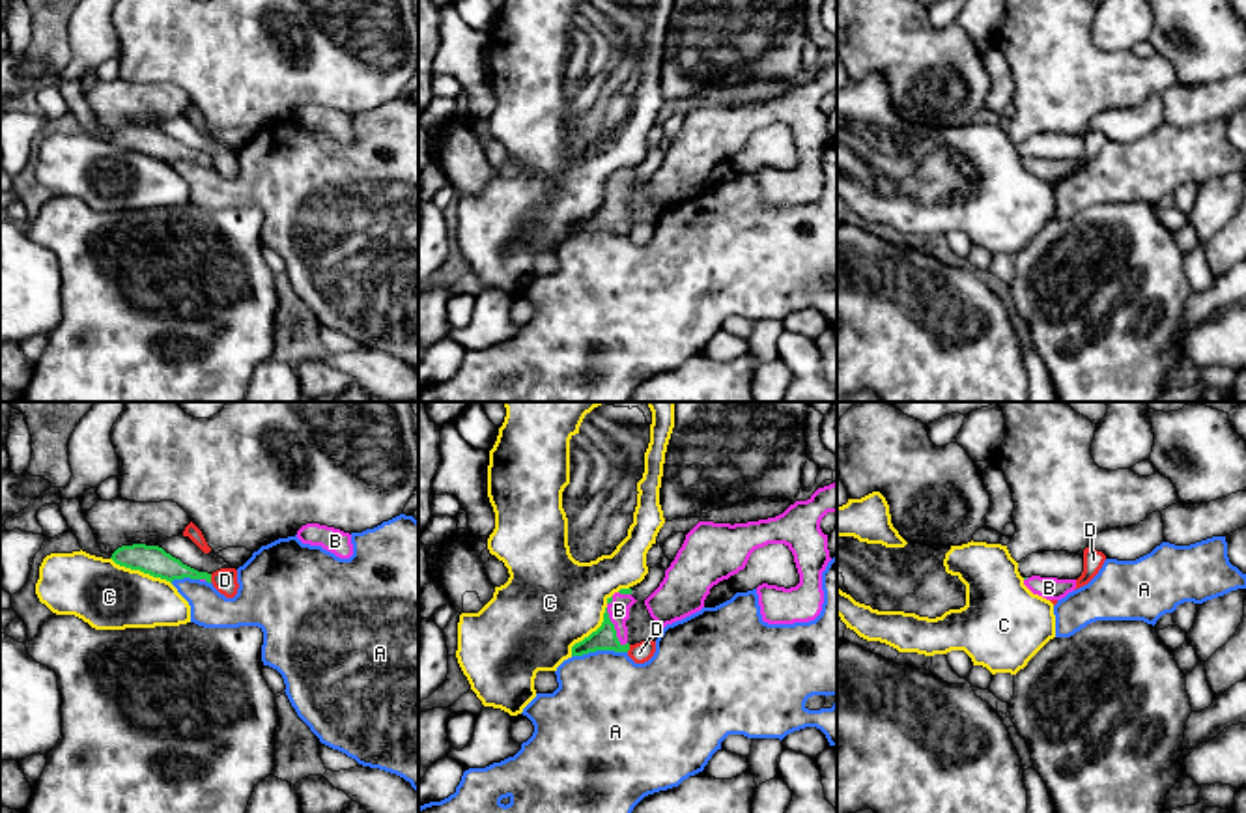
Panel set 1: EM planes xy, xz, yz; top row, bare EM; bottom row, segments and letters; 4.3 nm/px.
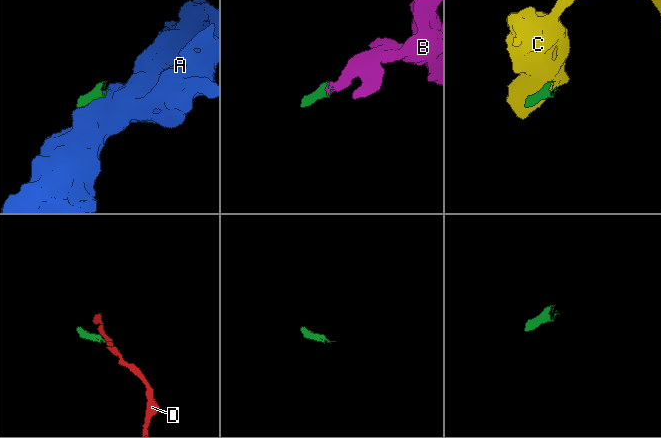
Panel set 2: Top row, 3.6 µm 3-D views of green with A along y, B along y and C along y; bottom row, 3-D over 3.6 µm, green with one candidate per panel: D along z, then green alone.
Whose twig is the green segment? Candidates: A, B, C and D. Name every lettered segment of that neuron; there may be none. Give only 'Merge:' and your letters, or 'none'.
Merge: B

